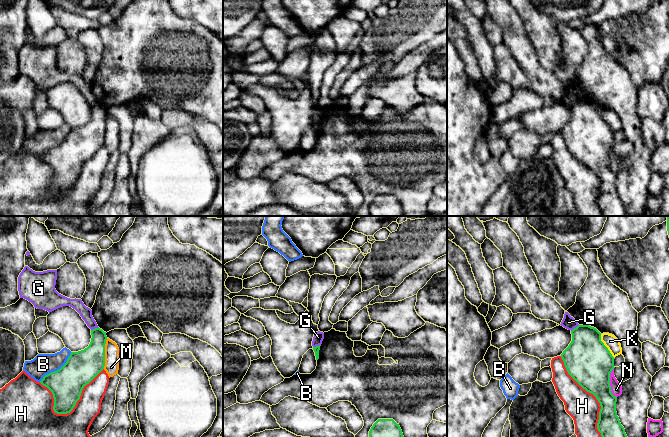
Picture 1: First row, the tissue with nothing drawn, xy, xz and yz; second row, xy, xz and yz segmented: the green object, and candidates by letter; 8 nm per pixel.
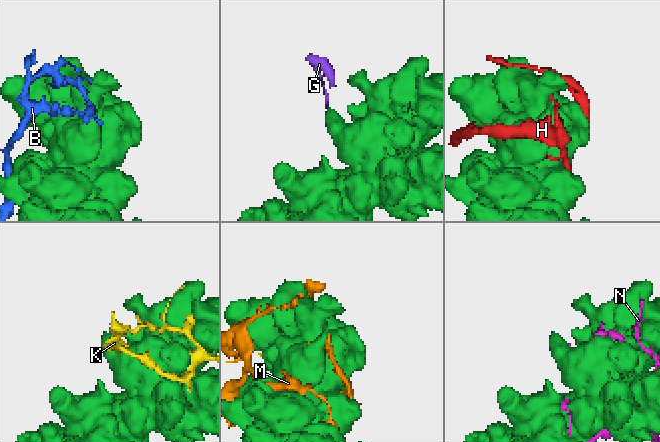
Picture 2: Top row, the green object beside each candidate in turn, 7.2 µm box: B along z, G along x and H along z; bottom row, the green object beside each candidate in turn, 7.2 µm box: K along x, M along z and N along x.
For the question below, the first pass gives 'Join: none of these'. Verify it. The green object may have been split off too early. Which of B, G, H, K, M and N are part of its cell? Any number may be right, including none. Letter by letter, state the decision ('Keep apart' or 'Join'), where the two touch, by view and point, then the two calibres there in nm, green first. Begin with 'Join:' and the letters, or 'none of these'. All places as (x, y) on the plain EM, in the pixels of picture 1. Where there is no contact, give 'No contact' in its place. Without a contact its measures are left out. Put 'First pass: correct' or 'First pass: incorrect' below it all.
Join: none of these
B: Keep apart. Touches green at xy (57, 146). Thickness 280 nm (green) against 170 nm
G: Keep apart. Touches green at xz (316, 122). Thickness 50 nm (green) against 80 nm
H: Keep apart. Touches green at xy (79, 174). Thickness 280 nm (green) against 260 nm
K: Keep apart. Touches green at yz (605, 122). Thickness 380 nm (green) against 110 nm
M: Keep apart. Touches green at xy (104, 129). Thickness 260 nm (green) against 120 nm
N: Keep apart. Touches green at yz (609, 159). Thickness 380 nm (green) against 90 nm
First pass: correct

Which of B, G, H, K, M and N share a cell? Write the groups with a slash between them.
B / G / H / K / M / N

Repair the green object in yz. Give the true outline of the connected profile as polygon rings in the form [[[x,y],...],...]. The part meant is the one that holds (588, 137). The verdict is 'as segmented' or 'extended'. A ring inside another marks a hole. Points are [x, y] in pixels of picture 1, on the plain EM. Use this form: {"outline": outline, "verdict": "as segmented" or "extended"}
{"outline": [[[578,101],[571,107],[572,117],[561,130],[568,150],[587,168],[593,170],[600,179],[597,205],[603,216],[630,216],[621,201],[616,188],[617,173],[611,168],[610,149],[614,143],[614,133],[601,117],[601,109],[589,101]]], "verdict": "as segmented"}

